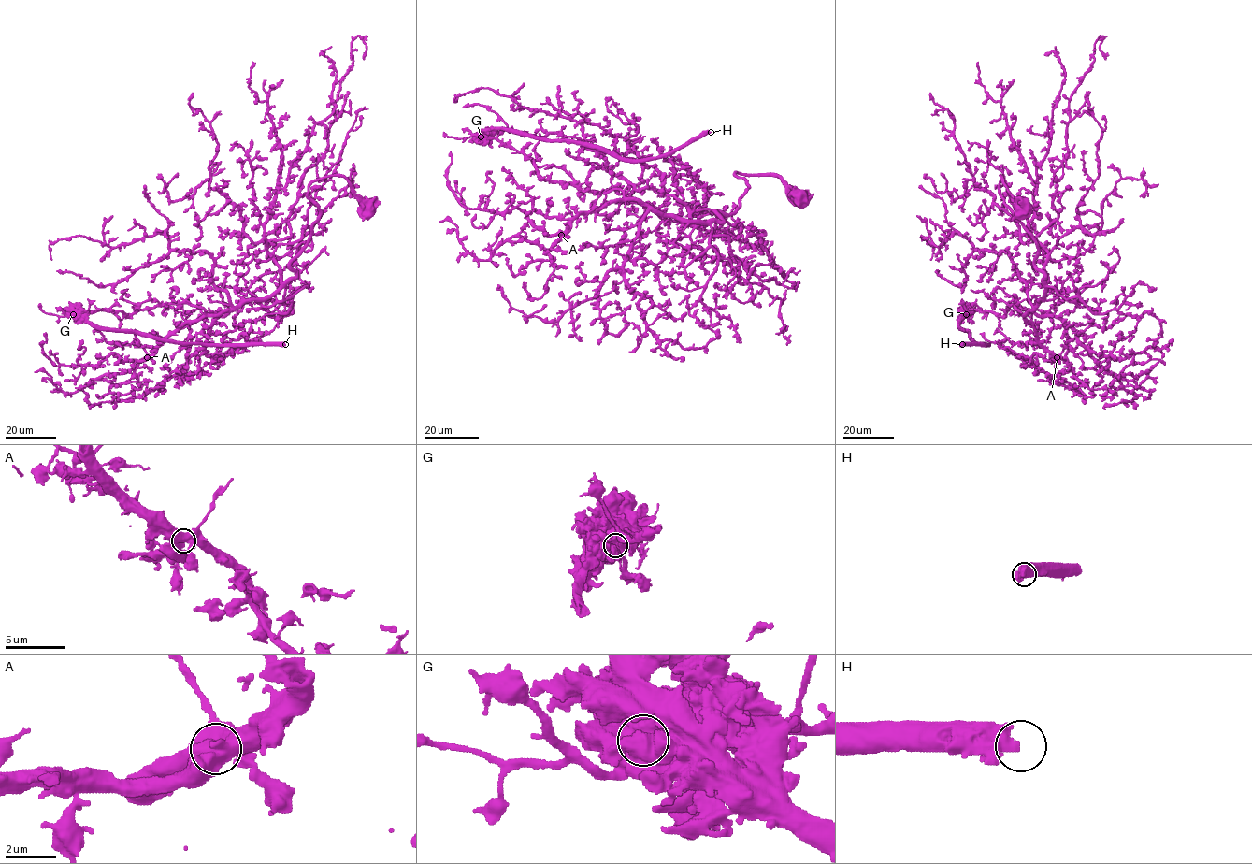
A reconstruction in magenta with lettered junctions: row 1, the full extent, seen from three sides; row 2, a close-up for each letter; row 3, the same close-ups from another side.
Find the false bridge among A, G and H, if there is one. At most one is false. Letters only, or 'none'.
G

